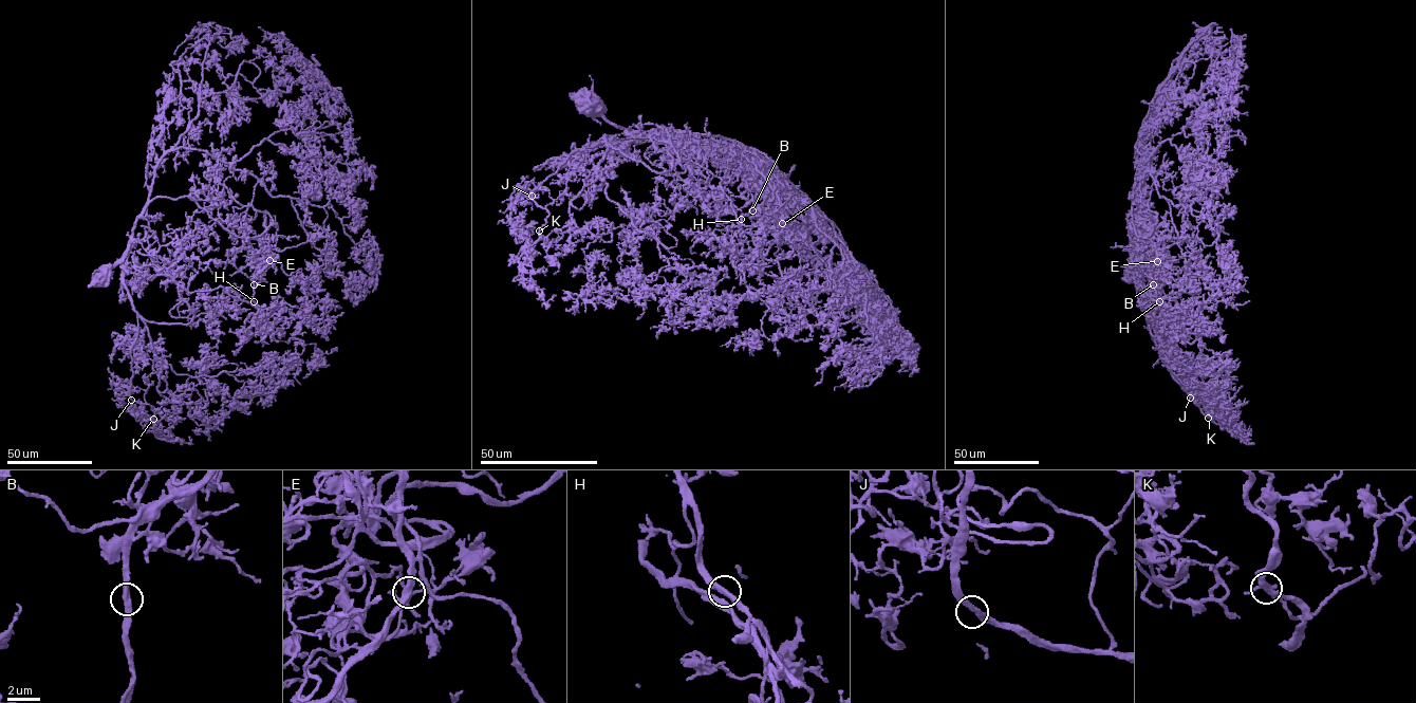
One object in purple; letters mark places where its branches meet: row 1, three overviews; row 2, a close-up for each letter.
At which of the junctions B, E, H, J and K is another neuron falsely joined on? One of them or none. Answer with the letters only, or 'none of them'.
none of them

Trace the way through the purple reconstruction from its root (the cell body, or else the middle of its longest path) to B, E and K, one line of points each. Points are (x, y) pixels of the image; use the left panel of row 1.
B: (101, 276), (137, 241), (152, 262), (189, 292), (220, 287), (233, 296), (250, 297), (254, 284)
E: (101, 276), (137, 241), (152, 262), (189, 292), (220, 287), (233, 296), (250, 297), (255, 277), (269, 261)
K: (101, 276), (107, 276), (135, 241), (124, 275), (137, 318), (129, 394), (151, 406), (153, 419)

